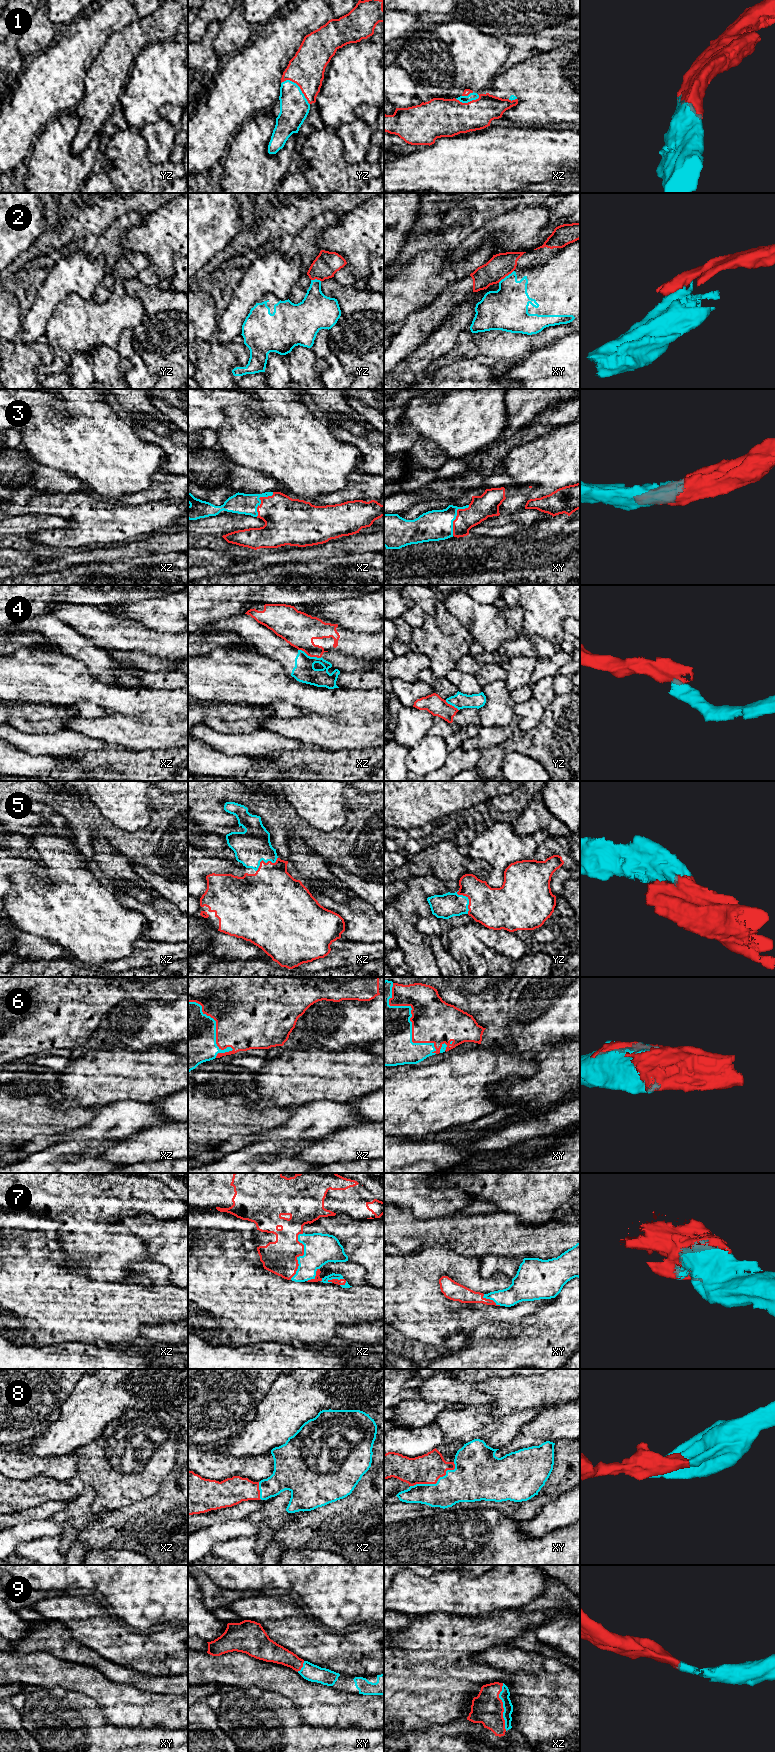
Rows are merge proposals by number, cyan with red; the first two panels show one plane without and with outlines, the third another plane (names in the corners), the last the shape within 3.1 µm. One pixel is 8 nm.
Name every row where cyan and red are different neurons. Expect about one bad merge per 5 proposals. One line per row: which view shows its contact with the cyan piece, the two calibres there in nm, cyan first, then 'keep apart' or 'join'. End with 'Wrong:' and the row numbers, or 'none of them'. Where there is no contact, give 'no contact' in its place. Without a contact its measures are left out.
1: yz | 240/280 nm | join
2: xy | 320/190 nm | keep apart
3: xy | 240/190 nm | join
4: xz | 170/280 nm | keep apart
5: yz | 200/340 nm | join
6: xy | 440/360 nm | join
7: xz | 260/280 nm | join
8: xy | 320/240 nm | join
9: xz | 80/260 nm | join
Wrong: 2, 4

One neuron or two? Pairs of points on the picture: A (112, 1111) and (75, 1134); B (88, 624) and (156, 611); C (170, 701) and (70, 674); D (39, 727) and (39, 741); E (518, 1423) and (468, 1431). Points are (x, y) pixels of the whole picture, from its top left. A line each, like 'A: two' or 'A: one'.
A: one
B: two
C: one
D: two
E: one

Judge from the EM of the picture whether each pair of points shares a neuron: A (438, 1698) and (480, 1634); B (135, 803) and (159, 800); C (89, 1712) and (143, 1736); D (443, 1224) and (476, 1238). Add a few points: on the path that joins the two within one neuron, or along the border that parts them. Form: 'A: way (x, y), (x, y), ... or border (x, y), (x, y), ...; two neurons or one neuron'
A: way (438, 1682), (438, 1676), (464, 1650); one neuron
B: border (147, 791), (150, 807), (150, 822), (148, 824); two neurons
C: way (101, 1726), (111, 1736), (129, 1736); one neuron
D: way (451, 1231), (468, 1235); one neuron

